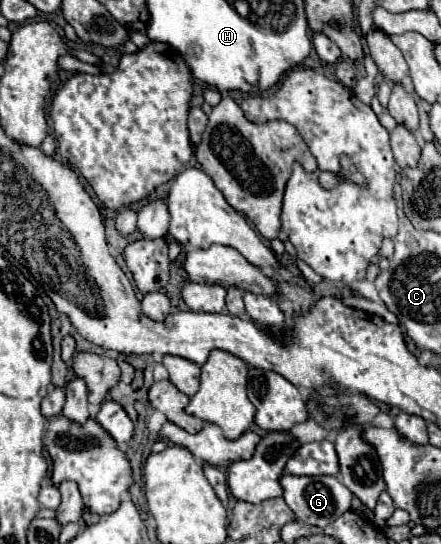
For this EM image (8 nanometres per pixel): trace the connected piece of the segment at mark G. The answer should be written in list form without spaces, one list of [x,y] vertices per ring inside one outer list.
[[[284,475],[280,479],[280,485],[284,489],[284,501],[294,511],[294,515],[316,527],[326,527],[334,523],[342,513],[350,509],[352,493],[348,487],[342,485],[342,481],[334,475],[318,475],[318,477],[296,477],[296,475]]]

